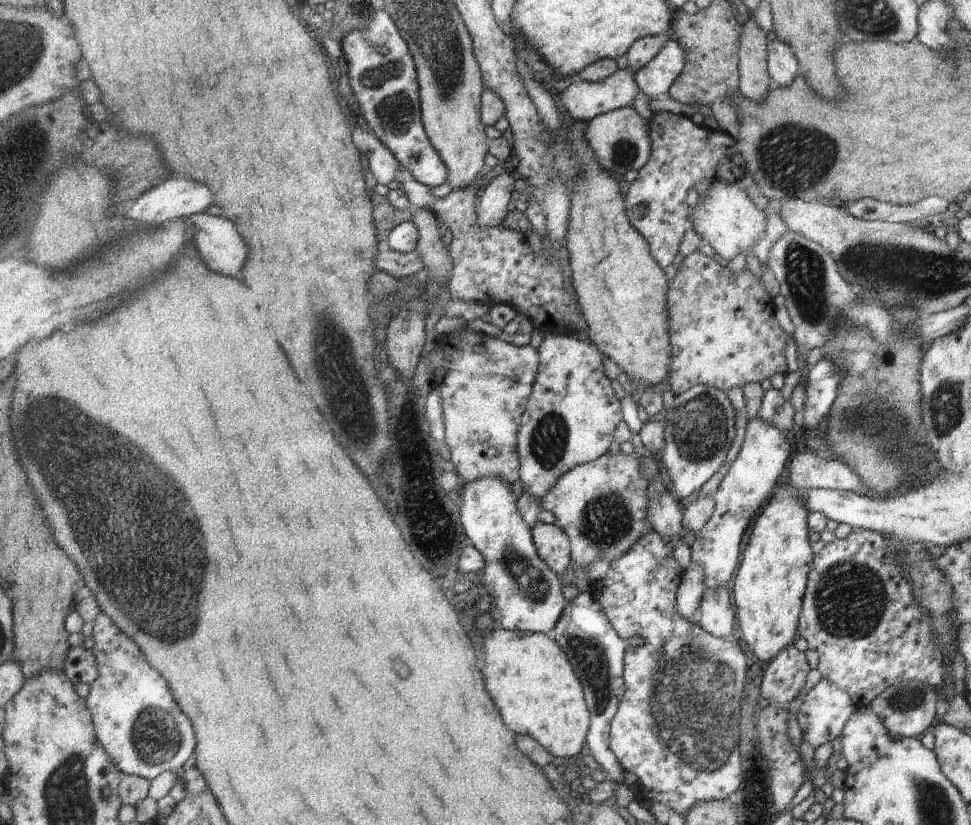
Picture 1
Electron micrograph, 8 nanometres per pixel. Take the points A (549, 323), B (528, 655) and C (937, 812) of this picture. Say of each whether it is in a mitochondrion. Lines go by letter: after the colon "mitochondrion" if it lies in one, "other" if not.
A: other
B: other
C: mitochondrion

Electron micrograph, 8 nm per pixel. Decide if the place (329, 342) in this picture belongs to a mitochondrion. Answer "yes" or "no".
yes

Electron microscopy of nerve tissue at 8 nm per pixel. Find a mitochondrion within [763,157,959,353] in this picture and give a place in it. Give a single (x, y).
(804, 268)

